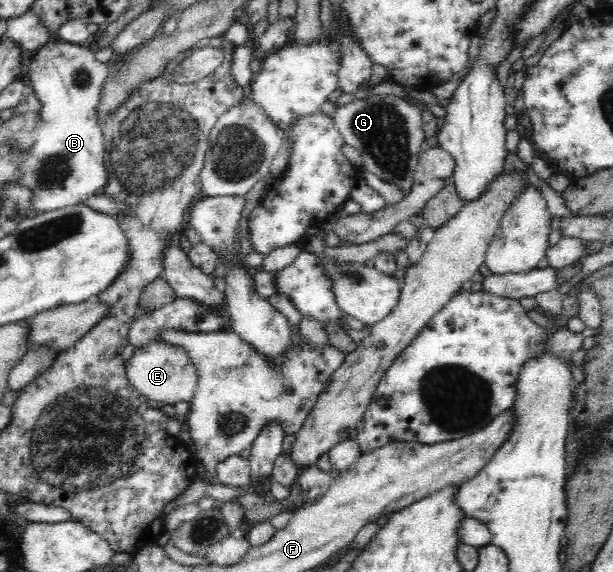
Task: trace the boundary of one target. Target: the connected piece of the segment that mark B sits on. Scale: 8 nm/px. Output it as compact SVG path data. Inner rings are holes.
M52 38L42 48L36 50L29 69L31 80L38 101L40 101L40 122L34 130L36 140L34 144L22 152L22 162L18 166L18 184L32 191L30 203L36 214L58 210L65 206L74 206L84 202L86 197L102 190L108 182L106 173L106 149L101 131L101 123L97 118L96 105L102 84L106 82L109 64L102 63L94 57L95 49L91 44L68 44Z

